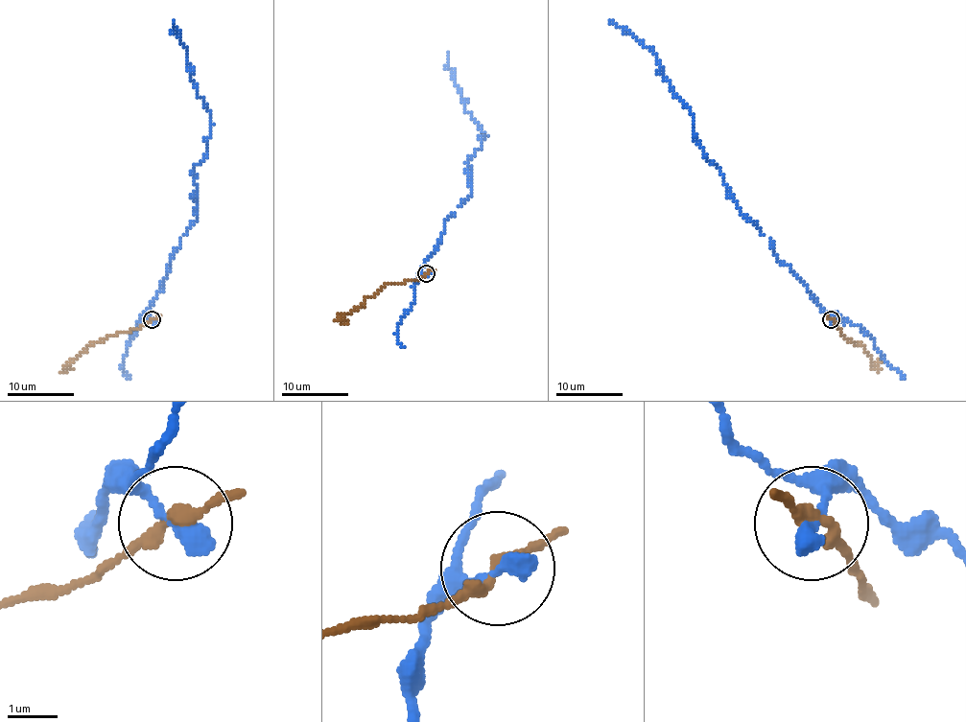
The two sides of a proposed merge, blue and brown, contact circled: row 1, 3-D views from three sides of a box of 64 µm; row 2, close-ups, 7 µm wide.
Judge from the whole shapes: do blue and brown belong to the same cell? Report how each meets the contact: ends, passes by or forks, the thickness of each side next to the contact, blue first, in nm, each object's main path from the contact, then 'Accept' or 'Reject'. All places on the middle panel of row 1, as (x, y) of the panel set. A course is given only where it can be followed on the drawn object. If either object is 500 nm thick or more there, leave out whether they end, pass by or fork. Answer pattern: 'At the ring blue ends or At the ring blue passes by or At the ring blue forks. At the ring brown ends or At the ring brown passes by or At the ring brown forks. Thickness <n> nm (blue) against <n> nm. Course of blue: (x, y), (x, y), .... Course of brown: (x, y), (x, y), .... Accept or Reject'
At the ring blue ends. At the ring brown passes by. Thickness 400 nm (blue) against 240 nm. Course of blue: (425, 274), (420, 272), (445, 219), (471, 190), (467, 160), (485, 135), (460, 98), (447, 53). Course of brown: (425, 274), (413, 281), (385, 284), (358, 308), (340, 314), (346, 322). Reject

